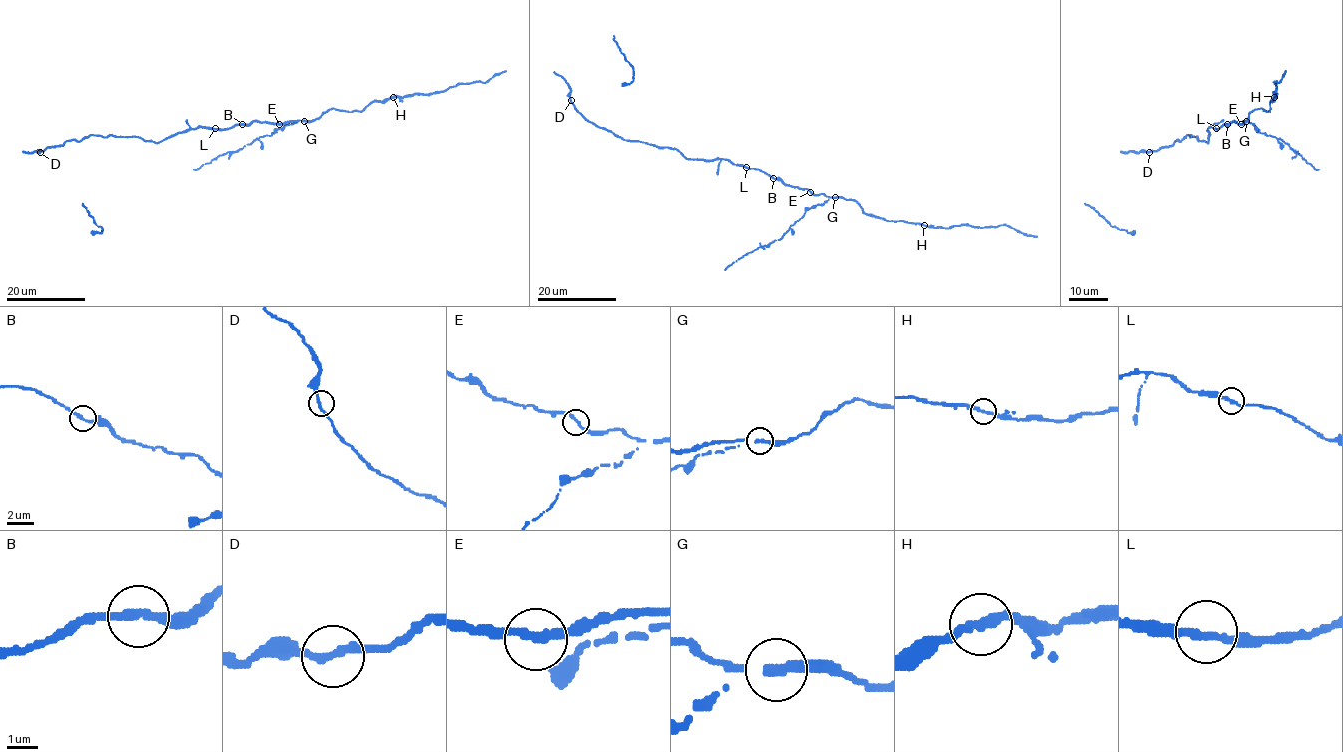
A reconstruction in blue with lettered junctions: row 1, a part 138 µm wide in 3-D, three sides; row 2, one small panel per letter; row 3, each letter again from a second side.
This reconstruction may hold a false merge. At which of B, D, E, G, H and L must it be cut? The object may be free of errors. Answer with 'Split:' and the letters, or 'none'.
Split: G

